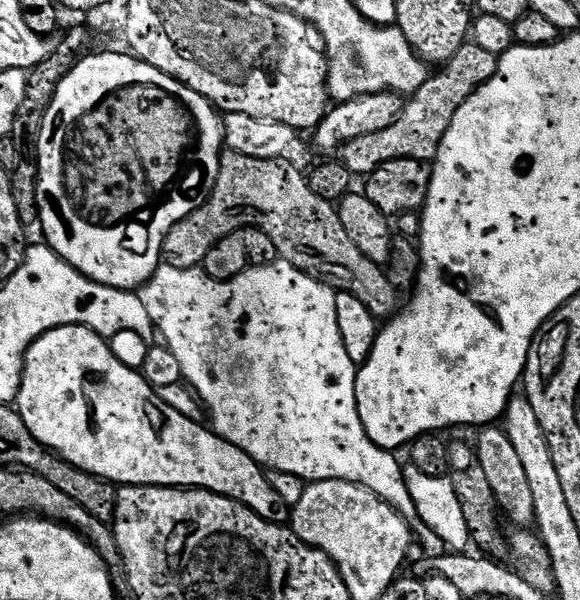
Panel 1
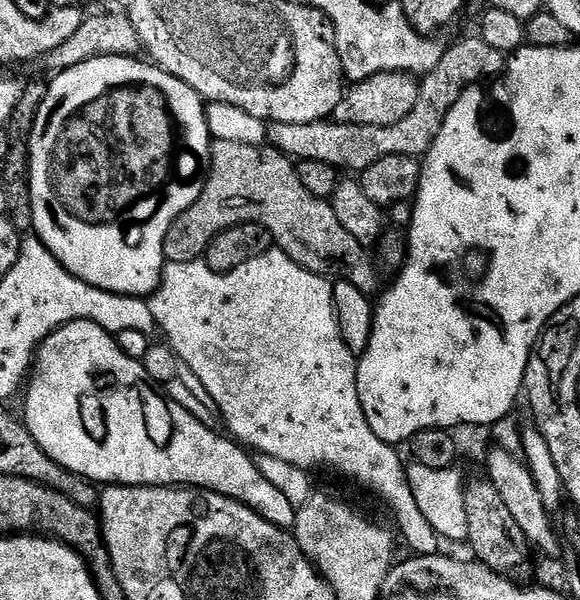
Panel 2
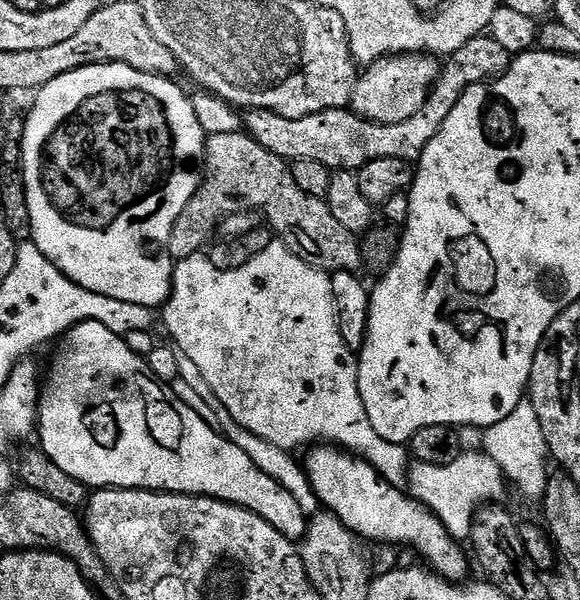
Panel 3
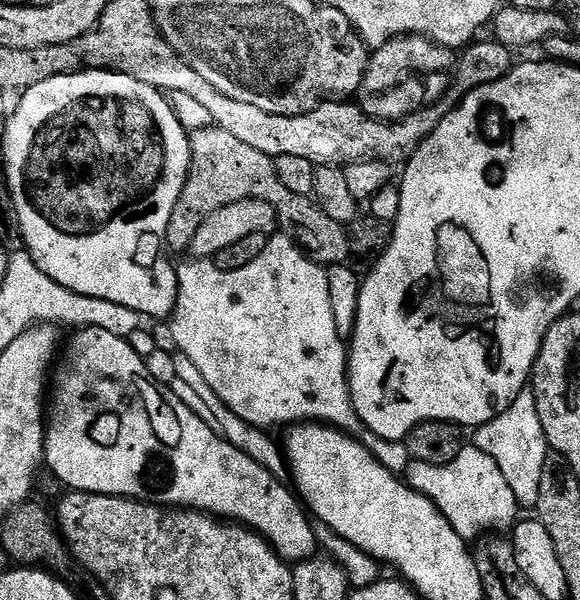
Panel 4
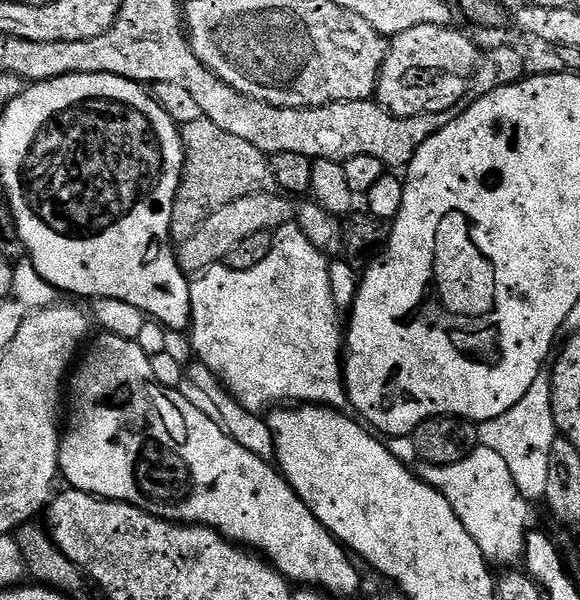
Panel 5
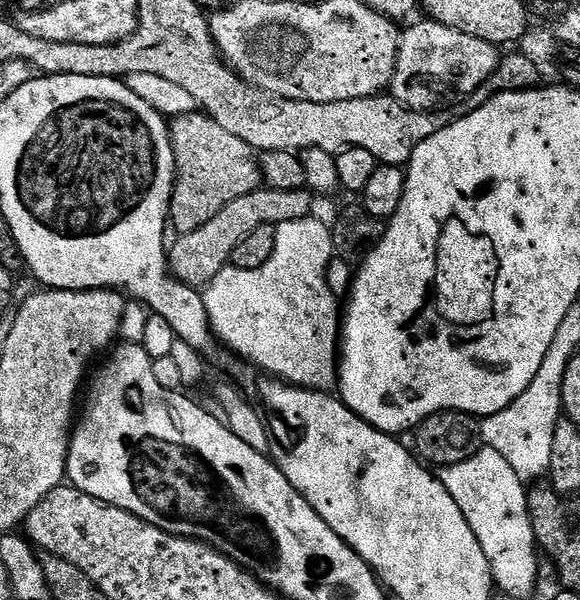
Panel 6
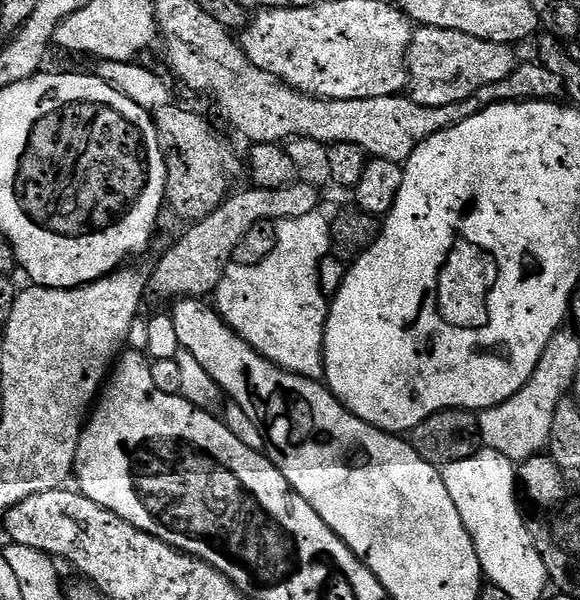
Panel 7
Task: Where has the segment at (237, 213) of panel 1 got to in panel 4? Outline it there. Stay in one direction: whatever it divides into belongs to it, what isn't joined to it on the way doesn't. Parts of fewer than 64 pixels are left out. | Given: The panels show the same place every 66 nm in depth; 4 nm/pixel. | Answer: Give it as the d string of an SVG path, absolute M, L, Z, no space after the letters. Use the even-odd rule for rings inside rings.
M217 126L193 132L190 139L194 163L188 176L188 185L184 187L168 227L168 248L173 253L187 253L194 236L198 230L202 230L202 224L212 214L218 214L218 210L224 206L234 206L234 202L243 200L261 200L274 206L279 223L288 227L285 228L287 235L309 253L317 264L331 266L349 259L352 250L349 229L334 222L334 218L323 212L315 199L288 190L278 176L273 157L262 154L262 150L254 150L254 146L246 146L246 142Z

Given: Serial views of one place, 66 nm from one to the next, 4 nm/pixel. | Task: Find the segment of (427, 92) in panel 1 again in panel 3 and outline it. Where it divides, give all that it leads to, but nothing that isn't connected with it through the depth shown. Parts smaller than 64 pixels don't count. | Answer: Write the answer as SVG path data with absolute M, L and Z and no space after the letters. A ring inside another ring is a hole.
M491 34L466 42L464 52L468 56L468 65L452 64L449 68L447 65L446 74L437 80L422 110L418 110L414 118L406 118L406 122L376 124L372 120L362 119L347 107L328 108L325 112L315 112L306 118L282 118L273 112L252 110L246 116L246 131L262 146L266 146L266 150L278 154L284 160L291 162L310 158L333 170L359 170L366 166L366 162L374 162L374 158L419 161L422 150L426 150L430 138L438 134L442 122L446 122L450 110L469 84L503 76L514 59L513 53L506 51L499 42L494 42Z

